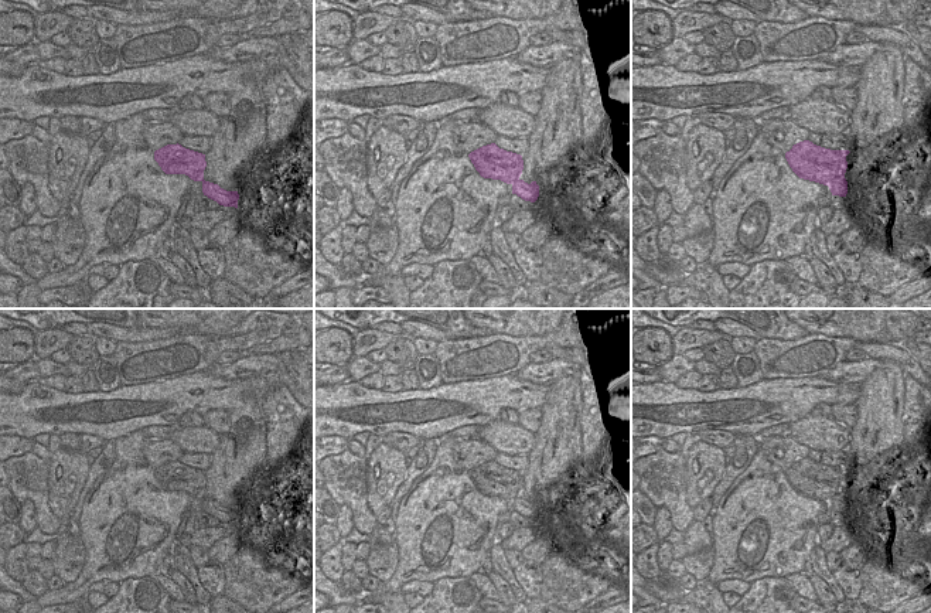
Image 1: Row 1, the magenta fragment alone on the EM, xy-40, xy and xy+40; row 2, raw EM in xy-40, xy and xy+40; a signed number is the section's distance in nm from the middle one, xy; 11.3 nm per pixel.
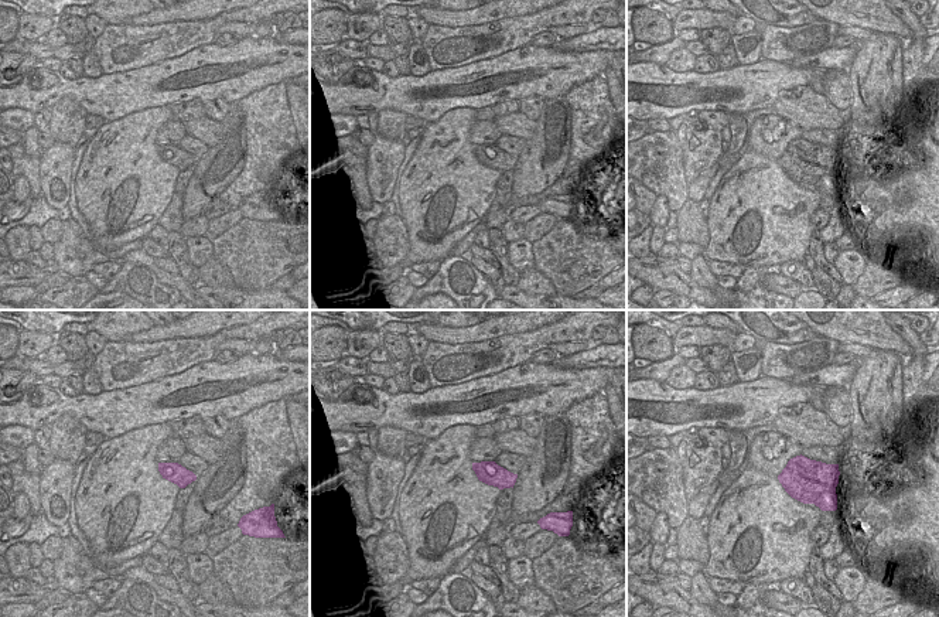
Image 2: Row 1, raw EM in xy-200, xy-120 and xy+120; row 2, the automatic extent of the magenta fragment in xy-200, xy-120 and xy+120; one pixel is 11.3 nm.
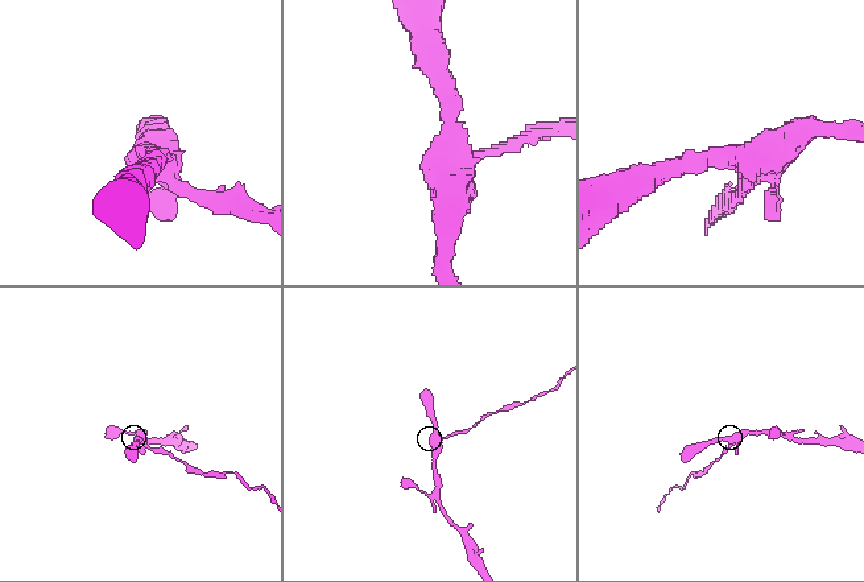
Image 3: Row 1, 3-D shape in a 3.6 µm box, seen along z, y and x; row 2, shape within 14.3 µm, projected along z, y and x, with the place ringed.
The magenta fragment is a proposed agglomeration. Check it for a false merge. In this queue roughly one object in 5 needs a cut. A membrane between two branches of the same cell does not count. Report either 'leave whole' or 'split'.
split

